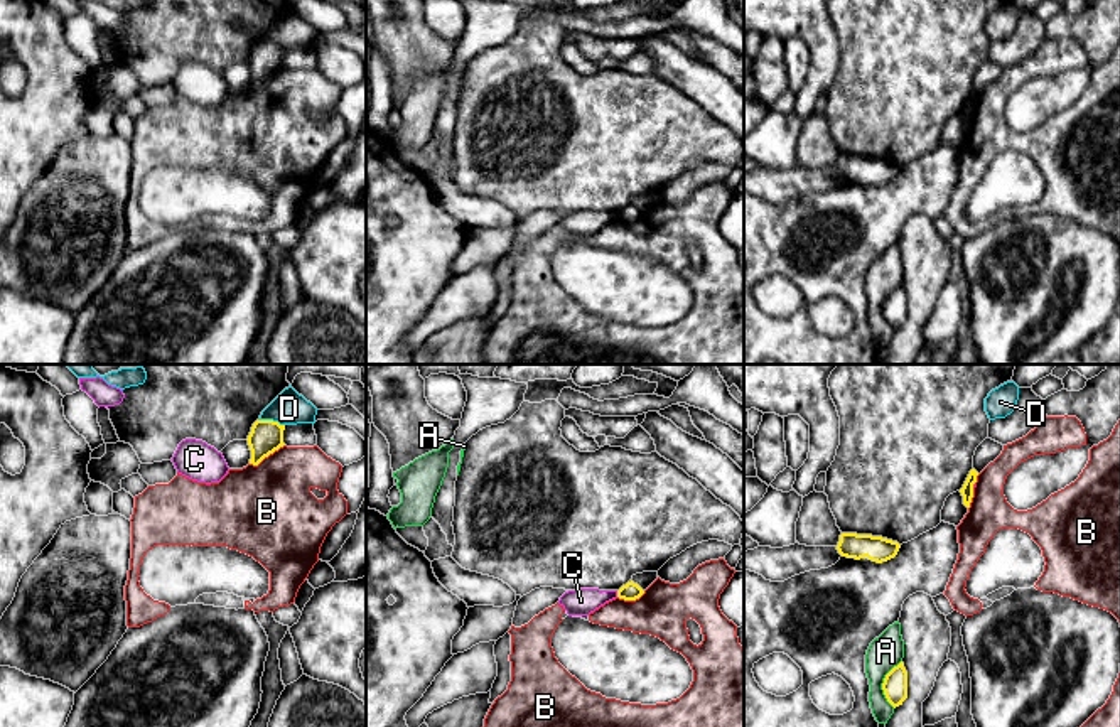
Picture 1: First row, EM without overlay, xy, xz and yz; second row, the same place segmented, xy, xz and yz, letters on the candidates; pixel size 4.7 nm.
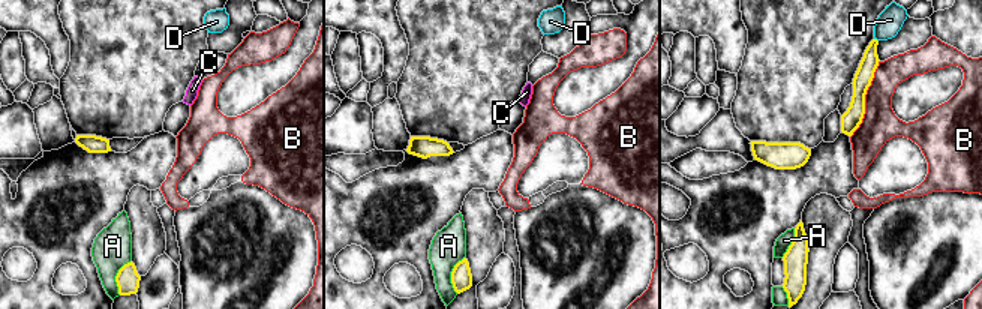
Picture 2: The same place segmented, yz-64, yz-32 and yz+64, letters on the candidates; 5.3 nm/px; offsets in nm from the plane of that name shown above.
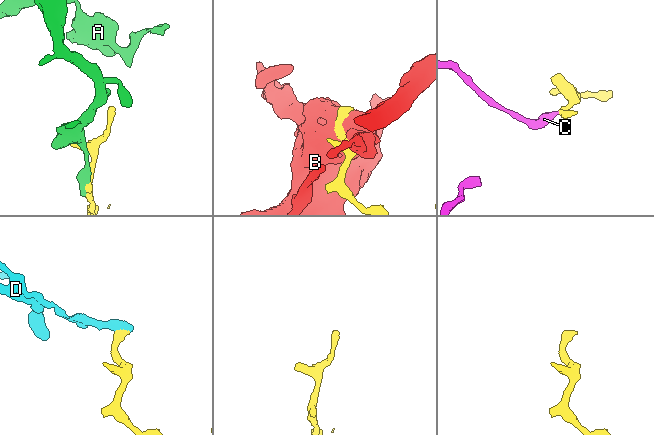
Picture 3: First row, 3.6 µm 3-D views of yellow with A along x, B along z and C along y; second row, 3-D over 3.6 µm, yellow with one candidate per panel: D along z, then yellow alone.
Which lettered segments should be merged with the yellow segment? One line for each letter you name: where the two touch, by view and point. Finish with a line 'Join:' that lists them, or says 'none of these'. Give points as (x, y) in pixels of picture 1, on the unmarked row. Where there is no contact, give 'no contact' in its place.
Join: none of these

